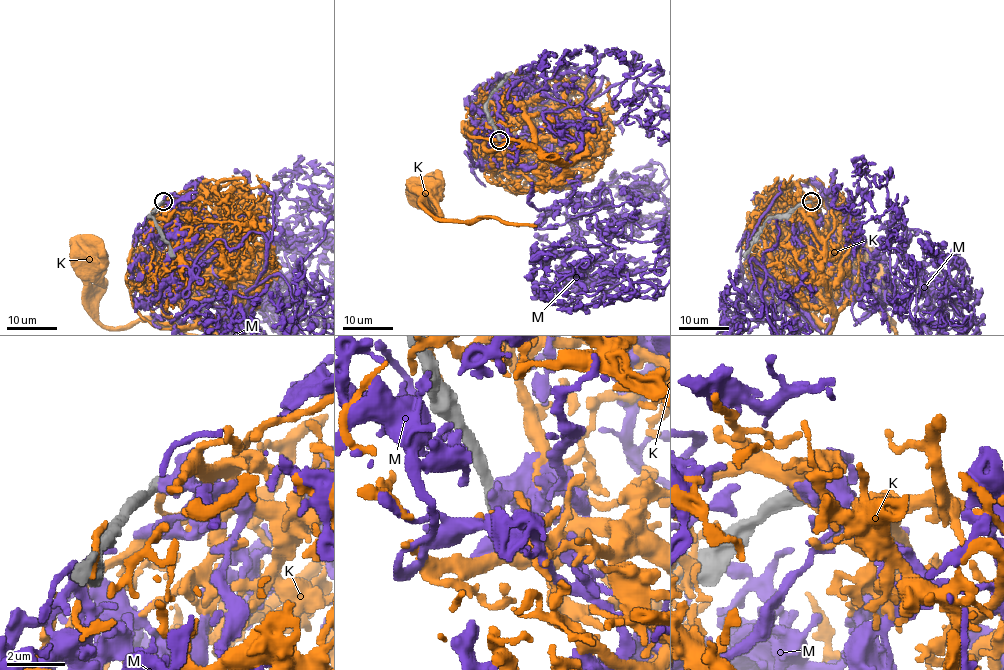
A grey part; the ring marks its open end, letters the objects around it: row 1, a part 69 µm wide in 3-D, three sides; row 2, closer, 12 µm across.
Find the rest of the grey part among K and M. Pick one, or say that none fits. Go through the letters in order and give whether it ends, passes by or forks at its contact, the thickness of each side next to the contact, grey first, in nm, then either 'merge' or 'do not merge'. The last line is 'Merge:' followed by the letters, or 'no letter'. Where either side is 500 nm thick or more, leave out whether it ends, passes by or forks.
K: it ends | 480/320 nm | do not merge
M: 500/650 nm | do not merge
Merge: no letter

